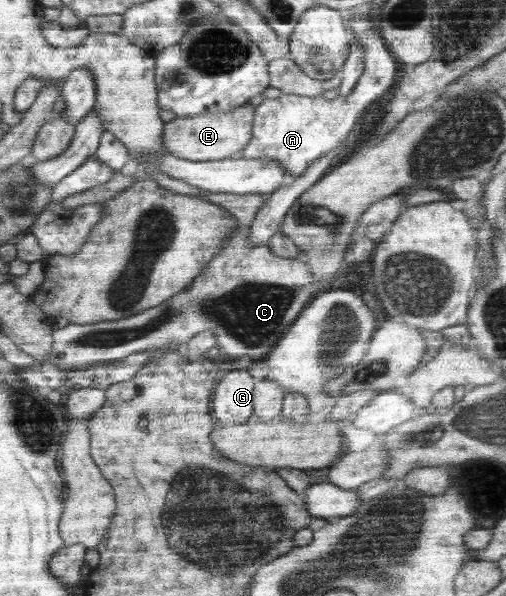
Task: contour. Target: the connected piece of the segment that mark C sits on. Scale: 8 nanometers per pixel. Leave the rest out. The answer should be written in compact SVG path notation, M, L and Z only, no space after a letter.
M239 229L230 244L221 249L200 271L199 276L185 289L171 299L162 302L142 313L116 321L101 321L91 324L69 323L54 332L51 346L51 362L59 369L85 370L89 366L119 361L131 357L131 354L149 350L153 356L171 353L177 346L190 342L198 334L207 330L215 334L217 348L224 352L222 358L245 358L249 362L258 362L267 357L286 334L290 326L298 320L299 314L313 299L311 282L315 281L309 264L300 258L283 258L276 255L269 243L253 247L247 241L249 229Z

